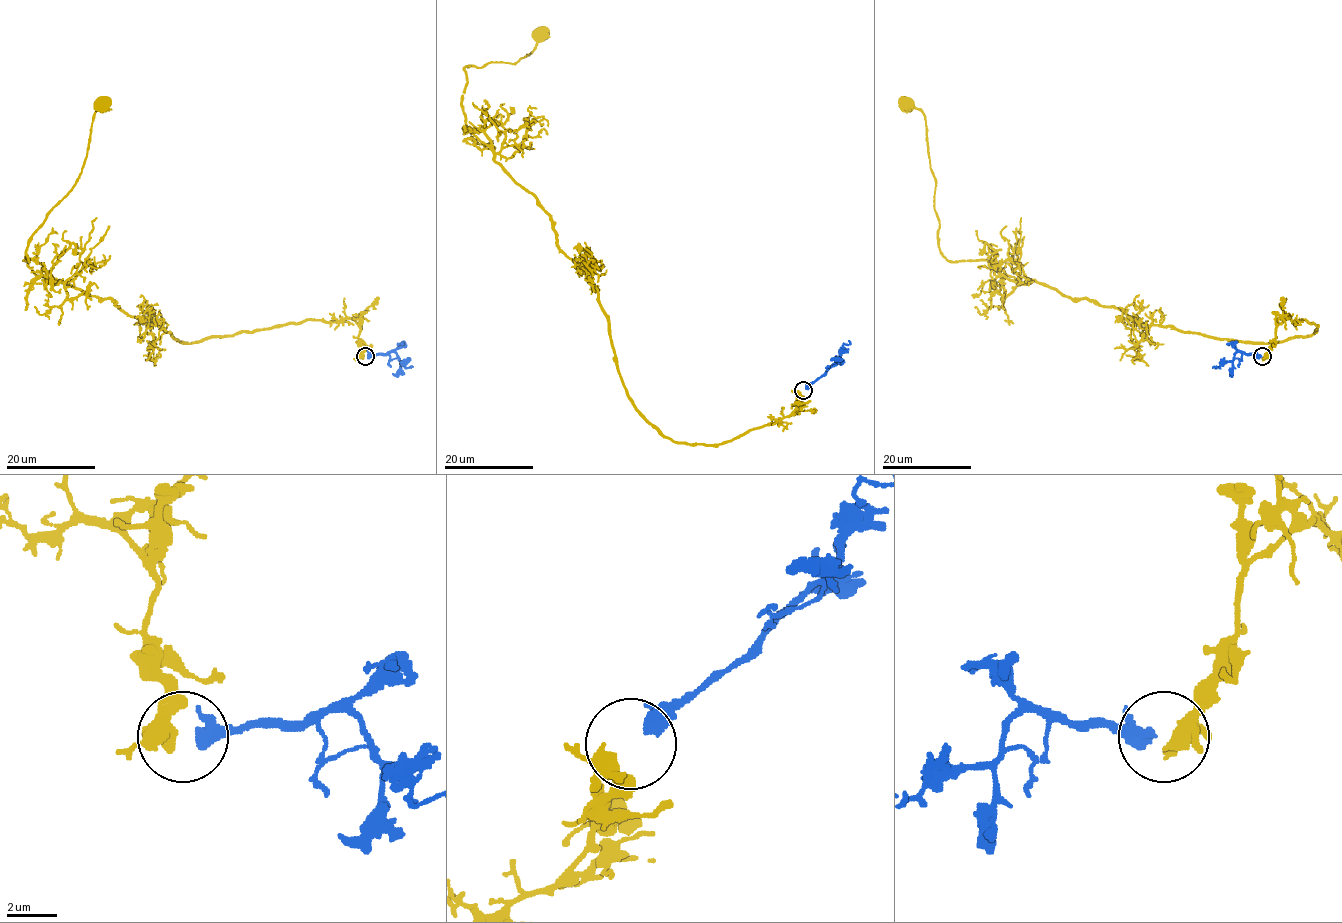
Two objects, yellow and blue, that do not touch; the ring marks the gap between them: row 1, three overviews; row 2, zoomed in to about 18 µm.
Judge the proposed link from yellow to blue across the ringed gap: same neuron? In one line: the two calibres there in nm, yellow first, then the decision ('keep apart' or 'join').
400 nm thick on the yellow side, 550 nm on the other; keep apart

